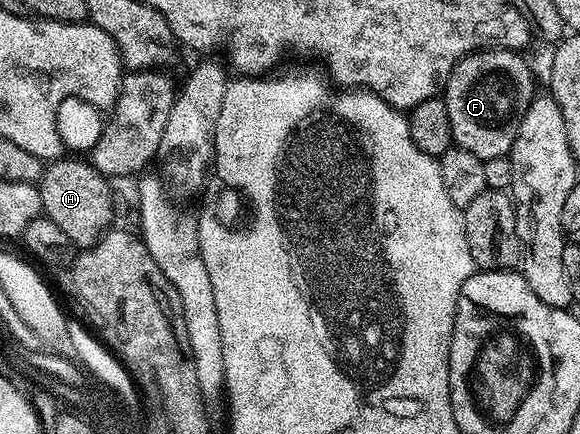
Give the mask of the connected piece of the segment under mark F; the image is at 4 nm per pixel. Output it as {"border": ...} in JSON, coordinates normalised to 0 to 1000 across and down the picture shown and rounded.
{"border":[[[871,111],[814,120],[784,145],[771,182],[767,228],[781,325],[833,371],[879,353],[891,300],[898,300],[898,272],[926,217],[922,175],[902,129]]]}

